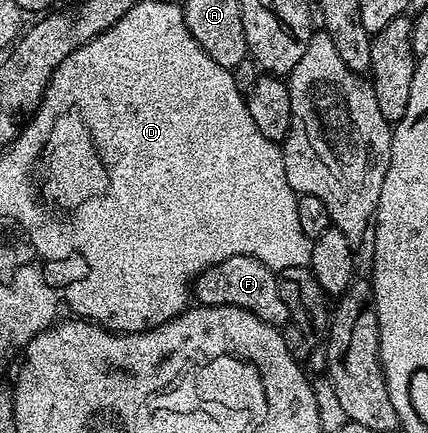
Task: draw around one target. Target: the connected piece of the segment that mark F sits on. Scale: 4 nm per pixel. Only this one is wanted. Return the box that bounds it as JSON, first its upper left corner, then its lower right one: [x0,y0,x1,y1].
[190,256,290,328]

